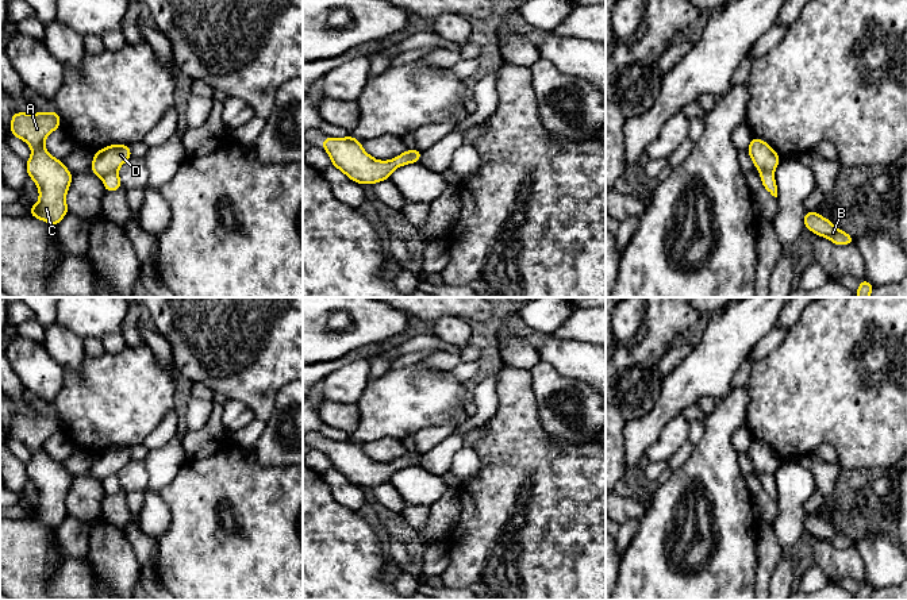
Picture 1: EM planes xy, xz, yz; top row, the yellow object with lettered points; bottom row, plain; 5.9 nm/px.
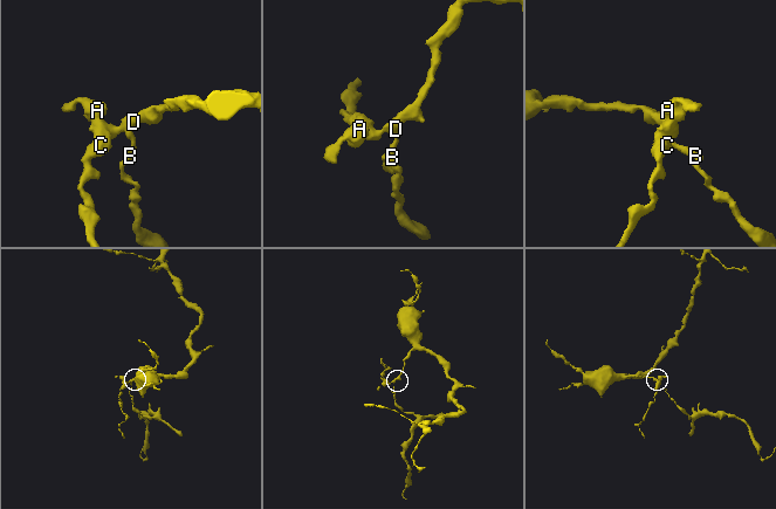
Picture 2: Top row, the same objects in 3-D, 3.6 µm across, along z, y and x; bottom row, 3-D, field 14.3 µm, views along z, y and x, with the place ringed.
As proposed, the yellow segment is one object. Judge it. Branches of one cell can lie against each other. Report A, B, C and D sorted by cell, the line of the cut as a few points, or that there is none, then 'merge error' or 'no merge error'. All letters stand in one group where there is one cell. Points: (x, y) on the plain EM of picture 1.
groups A C D / B; cut xy (116, 473), (108, 474), (102, 481); merge error

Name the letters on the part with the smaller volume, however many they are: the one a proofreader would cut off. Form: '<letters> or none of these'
B

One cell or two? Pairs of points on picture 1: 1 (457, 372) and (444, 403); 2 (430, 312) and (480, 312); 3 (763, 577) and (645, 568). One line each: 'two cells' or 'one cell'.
1: two cells
2: one cell
3: two cells

